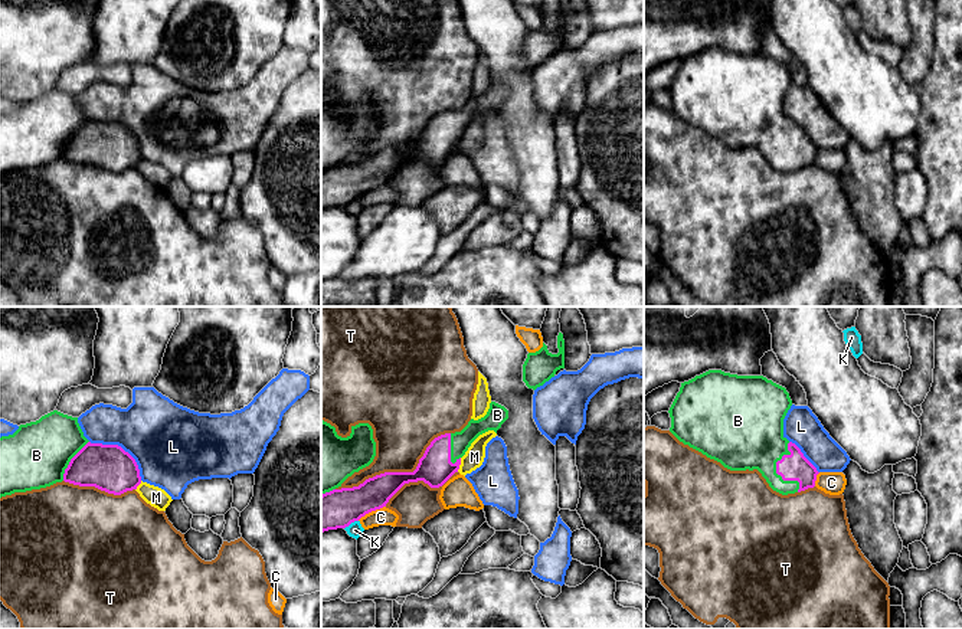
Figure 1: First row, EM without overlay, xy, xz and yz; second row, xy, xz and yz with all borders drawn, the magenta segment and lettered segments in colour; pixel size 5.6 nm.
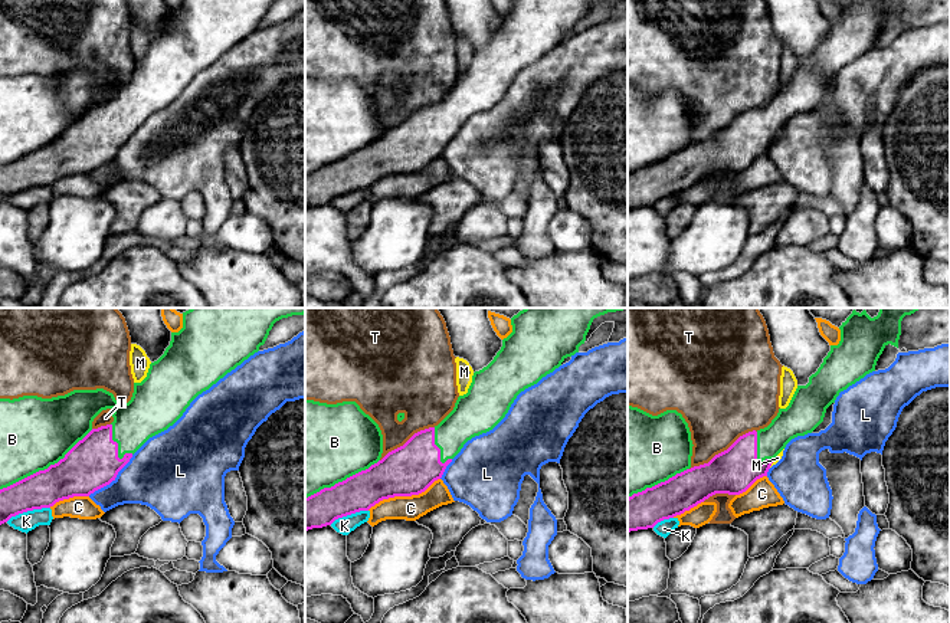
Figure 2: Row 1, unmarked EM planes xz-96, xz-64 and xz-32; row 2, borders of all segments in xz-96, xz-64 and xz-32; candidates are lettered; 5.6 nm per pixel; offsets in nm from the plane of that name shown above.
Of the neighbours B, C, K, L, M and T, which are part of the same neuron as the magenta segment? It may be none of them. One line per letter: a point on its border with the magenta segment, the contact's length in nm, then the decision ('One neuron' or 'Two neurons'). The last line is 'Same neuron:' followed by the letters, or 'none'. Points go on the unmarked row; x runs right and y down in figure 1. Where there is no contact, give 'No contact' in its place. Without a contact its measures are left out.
B: Touches magenta at yz (776, 148). Shared border 280 nm. One neuron
C: Touches magenta at xz (370, 189). Shared border 180 nm. Two neurons
K: Touches magenta at xz (350, 200). Shared border 90 nm. Two neurons
L: Touches magenta at xy (121, 125). Shared border 360 nm. Two neurons
M: Touches magenta at xz (460, 141). Shared border 80 nm. Two neurons
T: Touches magenta at xz (398, 150). Shared border 700 nm. Two neurons
Same neuron: B

